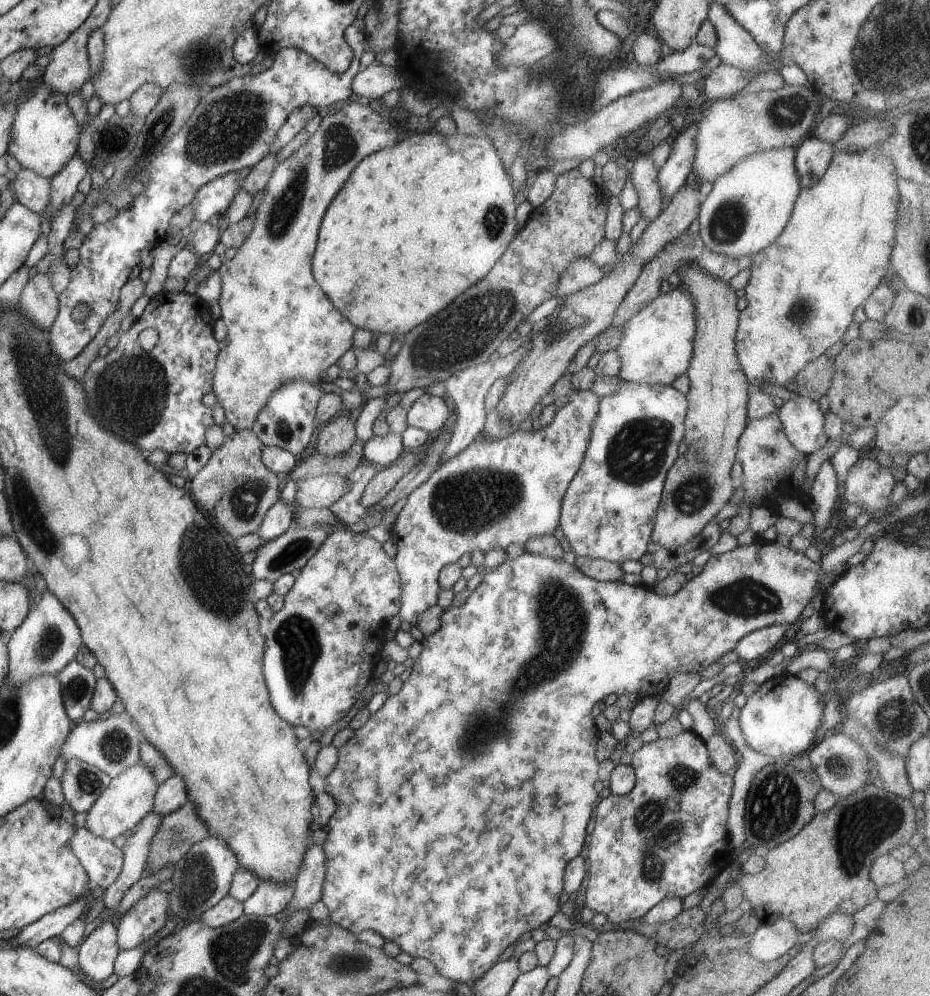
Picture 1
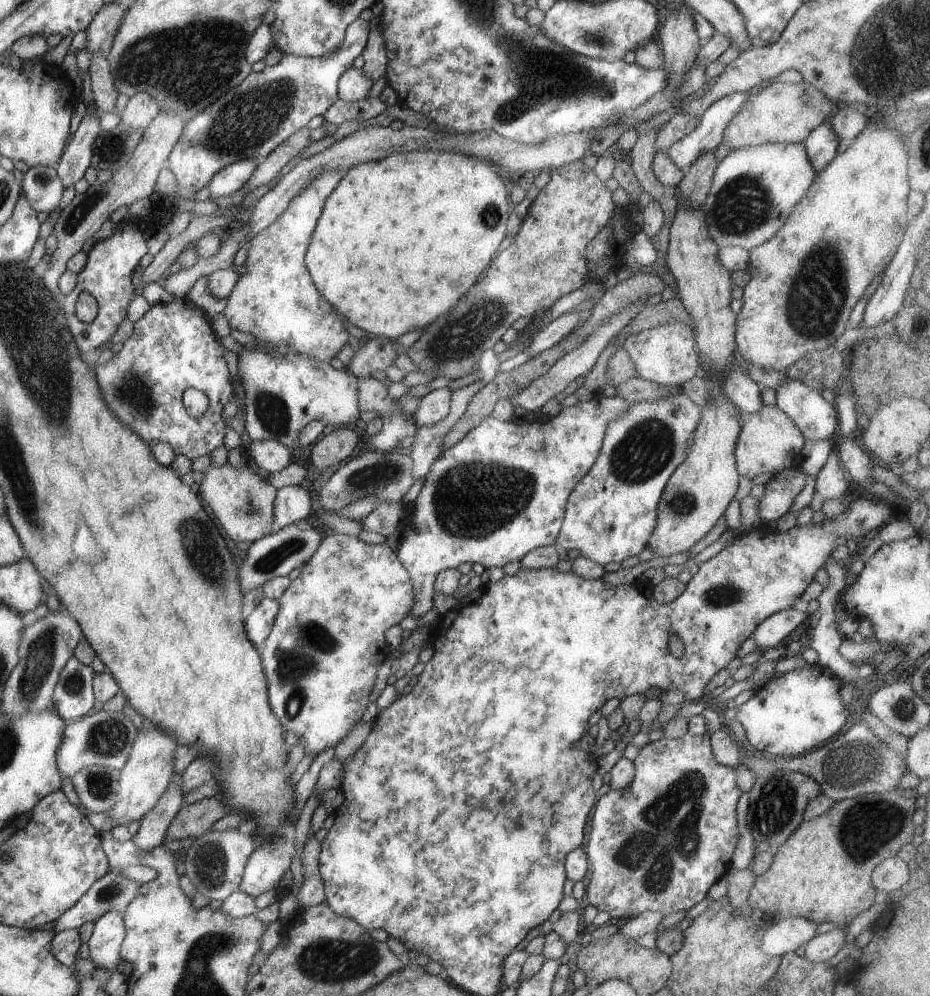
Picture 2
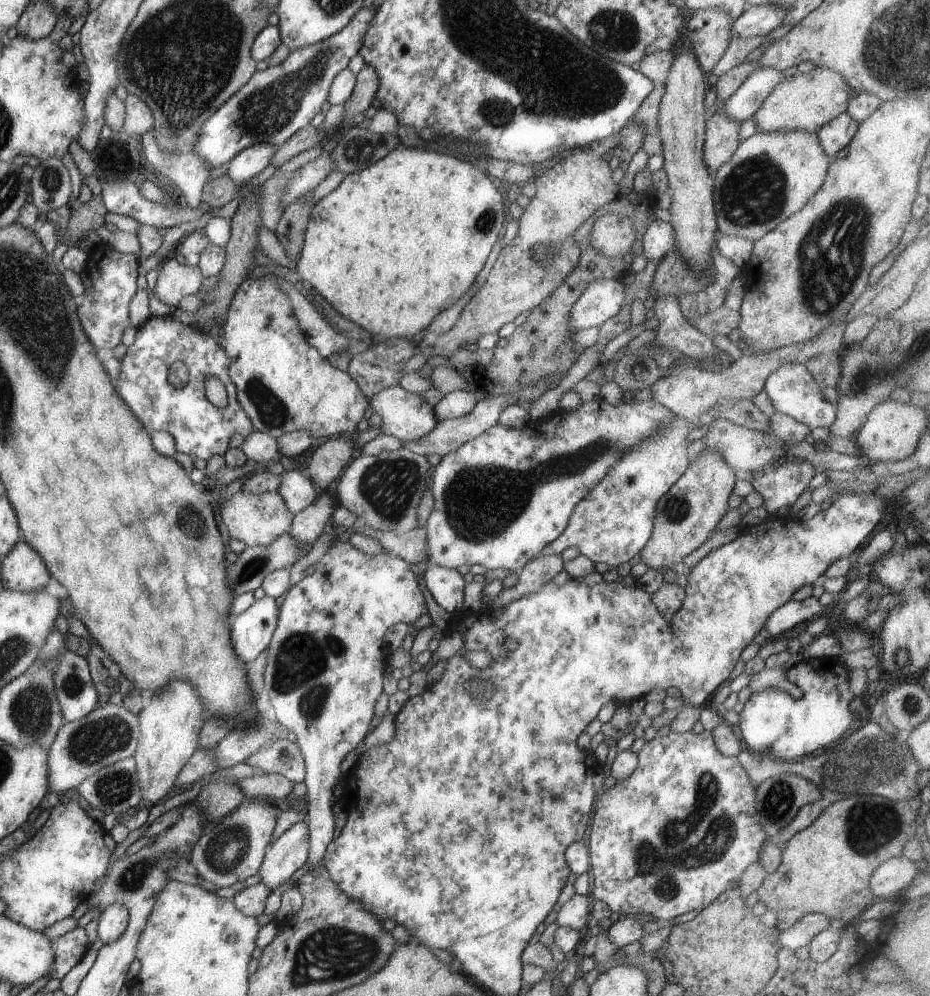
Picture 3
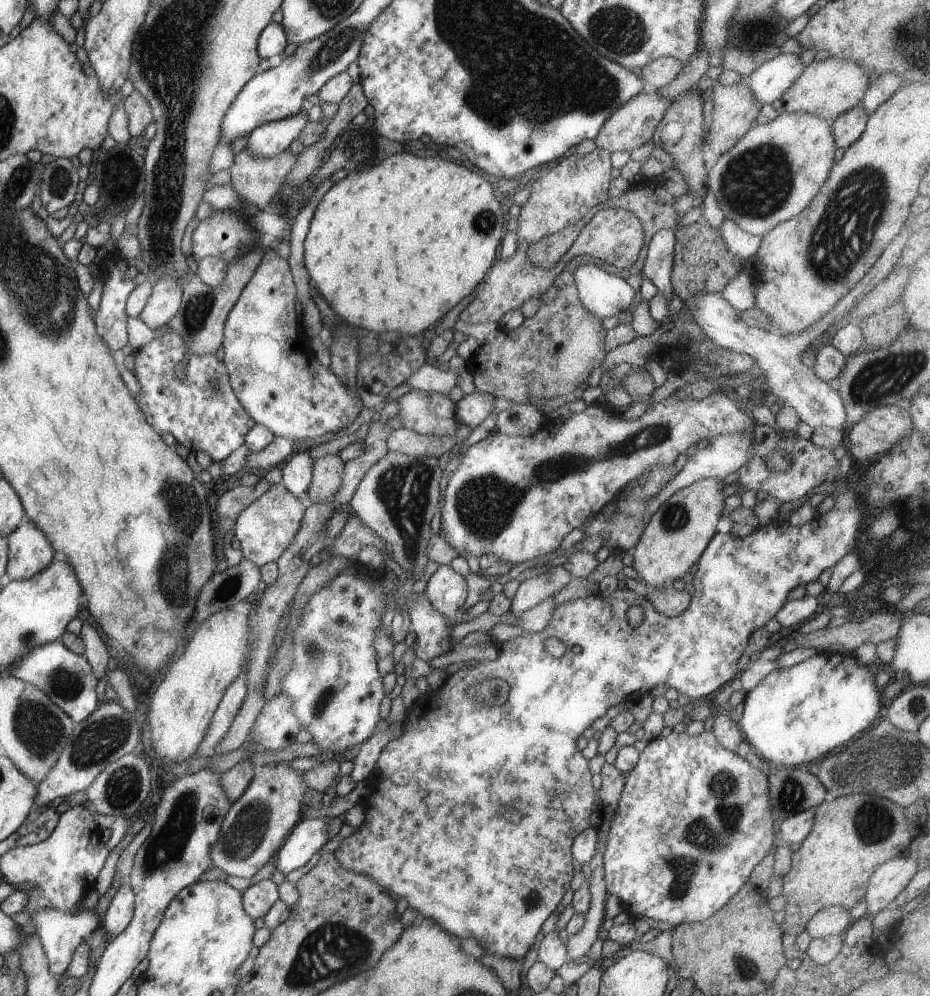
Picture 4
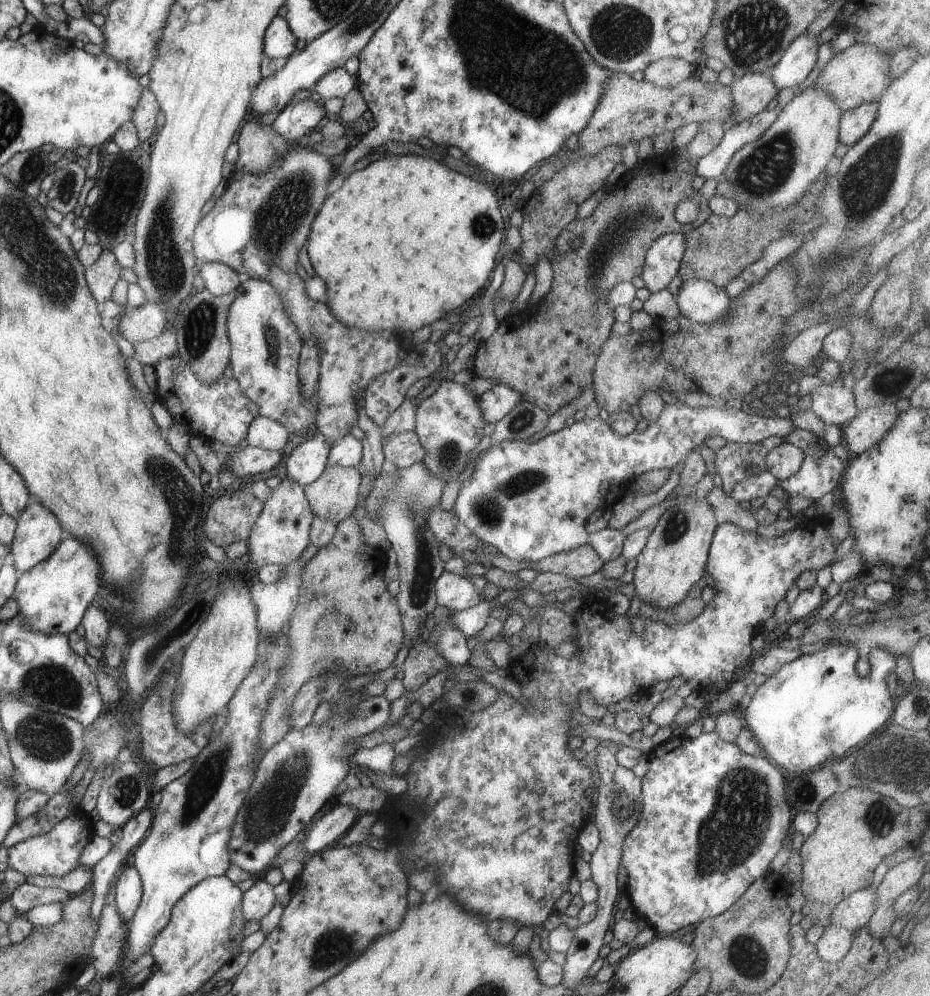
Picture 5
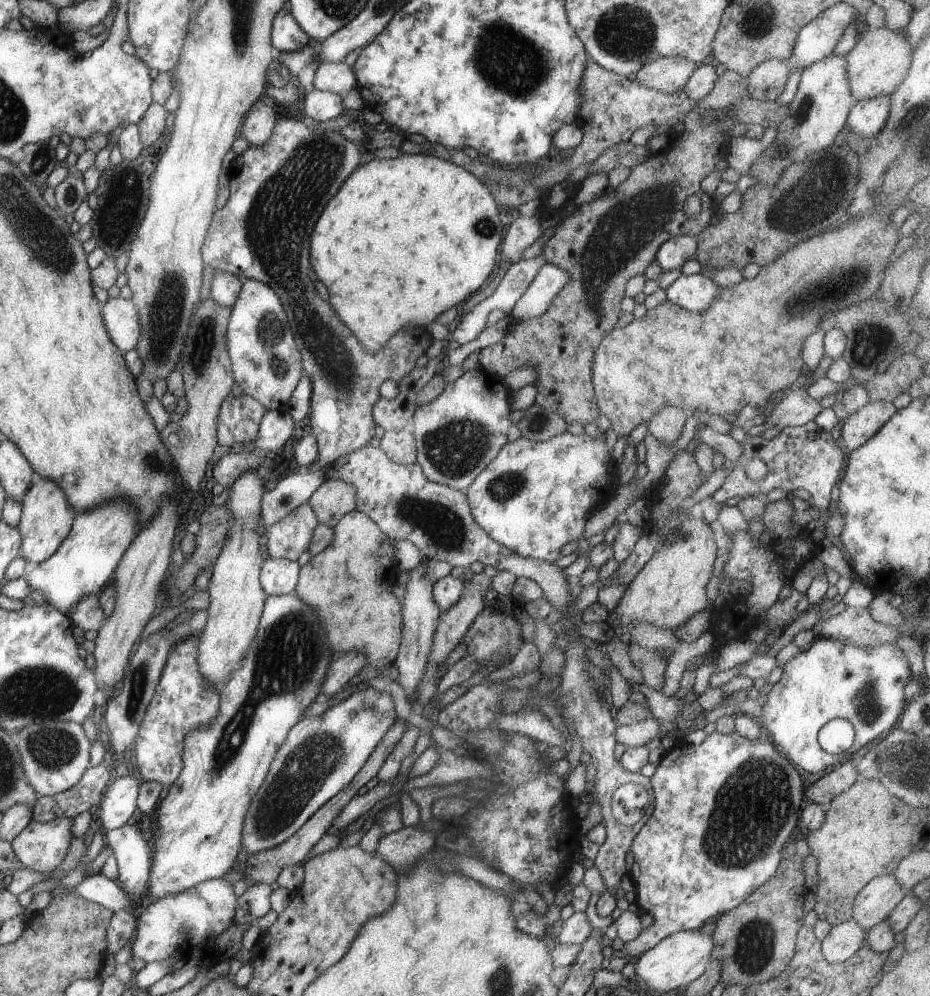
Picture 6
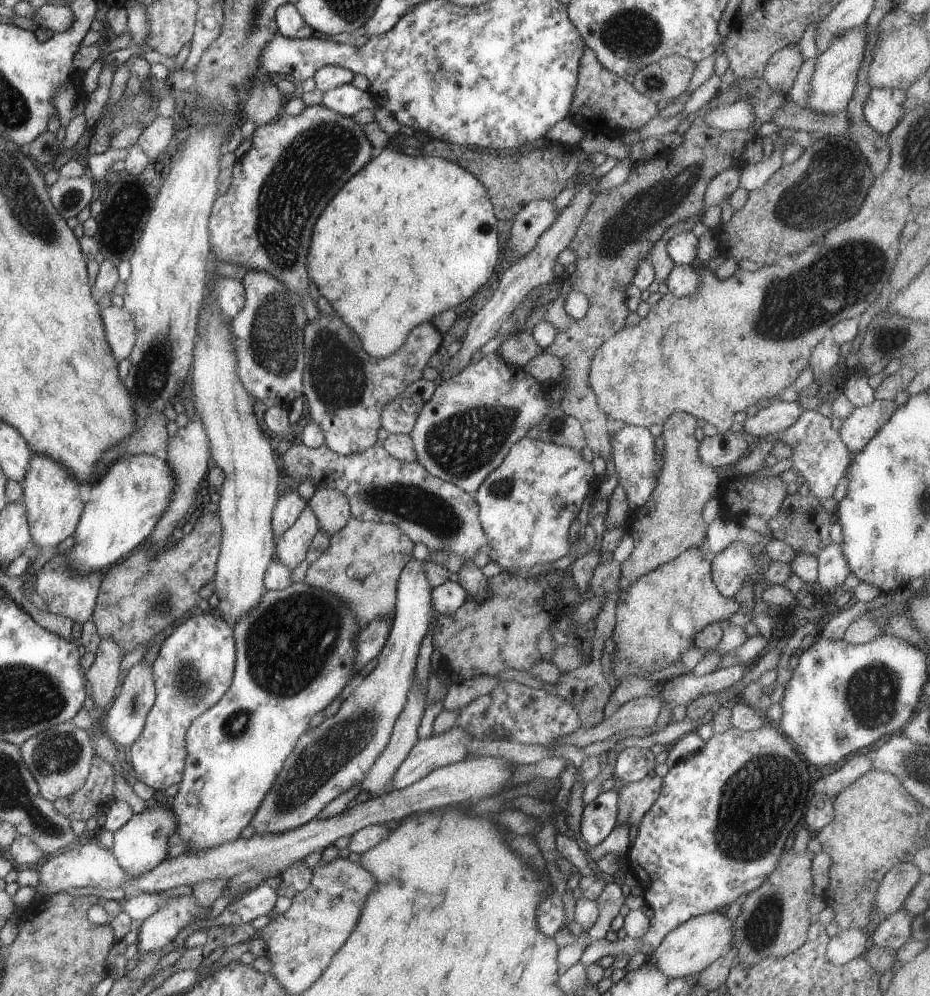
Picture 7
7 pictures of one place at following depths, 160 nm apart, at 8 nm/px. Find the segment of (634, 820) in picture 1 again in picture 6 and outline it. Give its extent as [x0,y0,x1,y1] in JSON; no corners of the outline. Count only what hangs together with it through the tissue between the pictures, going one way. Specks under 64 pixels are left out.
[622,731,805,958]

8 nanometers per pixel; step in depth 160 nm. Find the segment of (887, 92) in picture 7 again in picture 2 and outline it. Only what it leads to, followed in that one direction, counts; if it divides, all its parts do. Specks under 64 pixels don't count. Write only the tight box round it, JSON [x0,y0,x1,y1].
[803,119,840,174]

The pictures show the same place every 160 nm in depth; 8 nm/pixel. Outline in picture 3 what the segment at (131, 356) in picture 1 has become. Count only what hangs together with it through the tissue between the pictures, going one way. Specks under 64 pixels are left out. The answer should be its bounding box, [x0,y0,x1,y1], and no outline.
[115,316,254,460]

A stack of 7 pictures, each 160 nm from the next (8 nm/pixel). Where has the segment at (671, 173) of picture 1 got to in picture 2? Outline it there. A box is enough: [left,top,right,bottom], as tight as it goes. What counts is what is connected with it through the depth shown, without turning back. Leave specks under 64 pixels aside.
[667,92,748,171]

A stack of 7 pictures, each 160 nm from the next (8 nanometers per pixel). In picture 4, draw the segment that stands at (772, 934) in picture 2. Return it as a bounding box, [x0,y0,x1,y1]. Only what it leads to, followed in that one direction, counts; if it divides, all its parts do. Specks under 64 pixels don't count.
[807,905,853,939]

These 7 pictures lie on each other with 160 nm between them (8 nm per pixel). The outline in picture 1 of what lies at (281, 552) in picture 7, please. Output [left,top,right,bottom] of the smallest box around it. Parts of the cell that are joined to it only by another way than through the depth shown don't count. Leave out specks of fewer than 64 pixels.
[187,428,284,541]

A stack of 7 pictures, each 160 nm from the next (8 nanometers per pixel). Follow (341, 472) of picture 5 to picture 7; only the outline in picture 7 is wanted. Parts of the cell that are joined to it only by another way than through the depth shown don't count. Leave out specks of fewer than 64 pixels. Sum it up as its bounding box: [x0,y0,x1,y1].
[307,489,352,537]

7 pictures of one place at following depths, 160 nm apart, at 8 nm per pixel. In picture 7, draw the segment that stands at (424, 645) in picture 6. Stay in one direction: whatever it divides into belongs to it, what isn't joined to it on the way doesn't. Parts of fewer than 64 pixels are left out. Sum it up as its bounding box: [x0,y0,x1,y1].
[359,680,426,799]

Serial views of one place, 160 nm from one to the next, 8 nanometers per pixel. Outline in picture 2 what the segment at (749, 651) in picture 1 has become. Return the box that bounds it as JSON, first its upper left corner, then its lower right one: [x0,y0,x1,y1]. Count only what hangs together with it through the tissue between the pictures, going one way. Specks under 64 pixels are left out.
[750,605,810,651]

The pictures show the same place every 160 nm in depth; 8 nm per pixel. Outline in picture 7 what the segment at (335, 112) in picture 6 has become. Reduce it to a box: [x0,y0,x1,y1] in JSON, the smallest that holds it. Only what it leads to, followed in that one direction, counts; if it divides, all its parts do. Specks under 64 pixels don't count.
[320,82,380,117]

